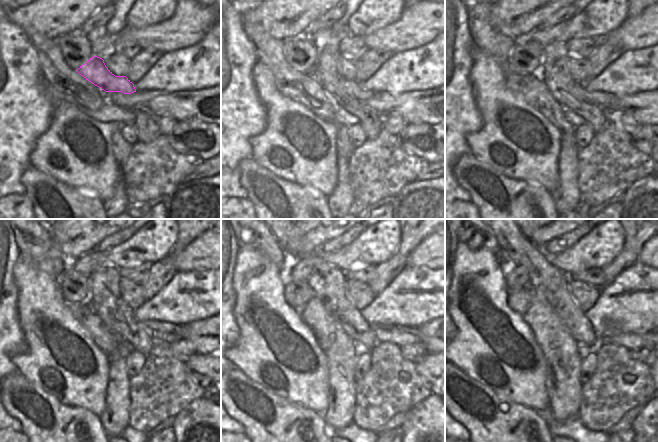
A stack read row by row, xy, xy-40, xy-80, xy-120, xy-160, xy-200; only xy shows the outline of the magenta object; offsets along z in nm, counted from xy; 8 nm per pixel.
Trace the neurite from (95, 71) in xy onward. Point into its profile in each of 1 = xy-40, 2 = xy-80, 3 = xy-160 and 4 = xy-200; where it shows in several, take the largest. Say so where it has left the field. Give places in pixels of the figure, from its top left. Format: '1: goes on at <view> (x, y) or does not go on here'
1: goes on at xy-40 (351, 87)
2: goes on at xy-80 (602, 100)
3: goes on at xy-160 (399, 335)
4: goes on at xy-200 (648, 341)

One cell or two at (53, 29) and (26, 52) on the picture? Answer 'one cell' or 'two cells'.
two cells

